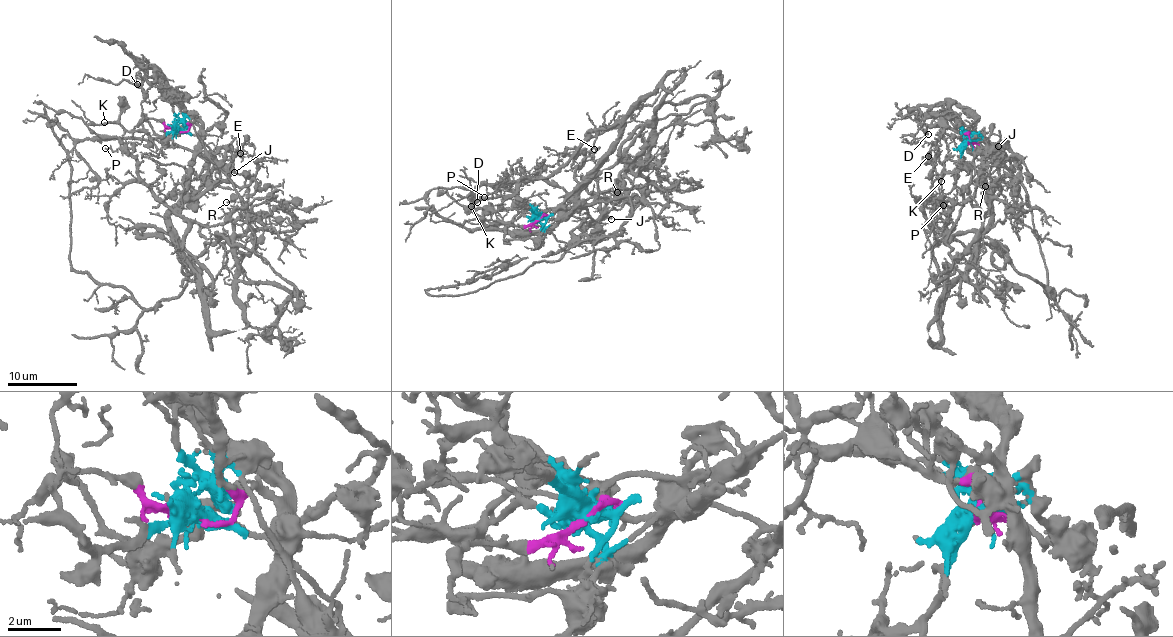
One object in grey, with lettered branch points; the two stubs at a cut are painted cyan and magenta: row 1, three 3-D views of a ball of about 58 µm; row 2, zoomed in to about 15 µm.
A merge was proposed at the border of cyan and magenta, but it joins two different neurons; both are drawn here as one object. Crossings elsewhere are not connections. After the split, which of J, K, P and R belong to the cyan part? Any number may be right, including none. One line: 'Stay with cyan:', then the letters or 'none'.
Stay with cyan: J, K, P, R

